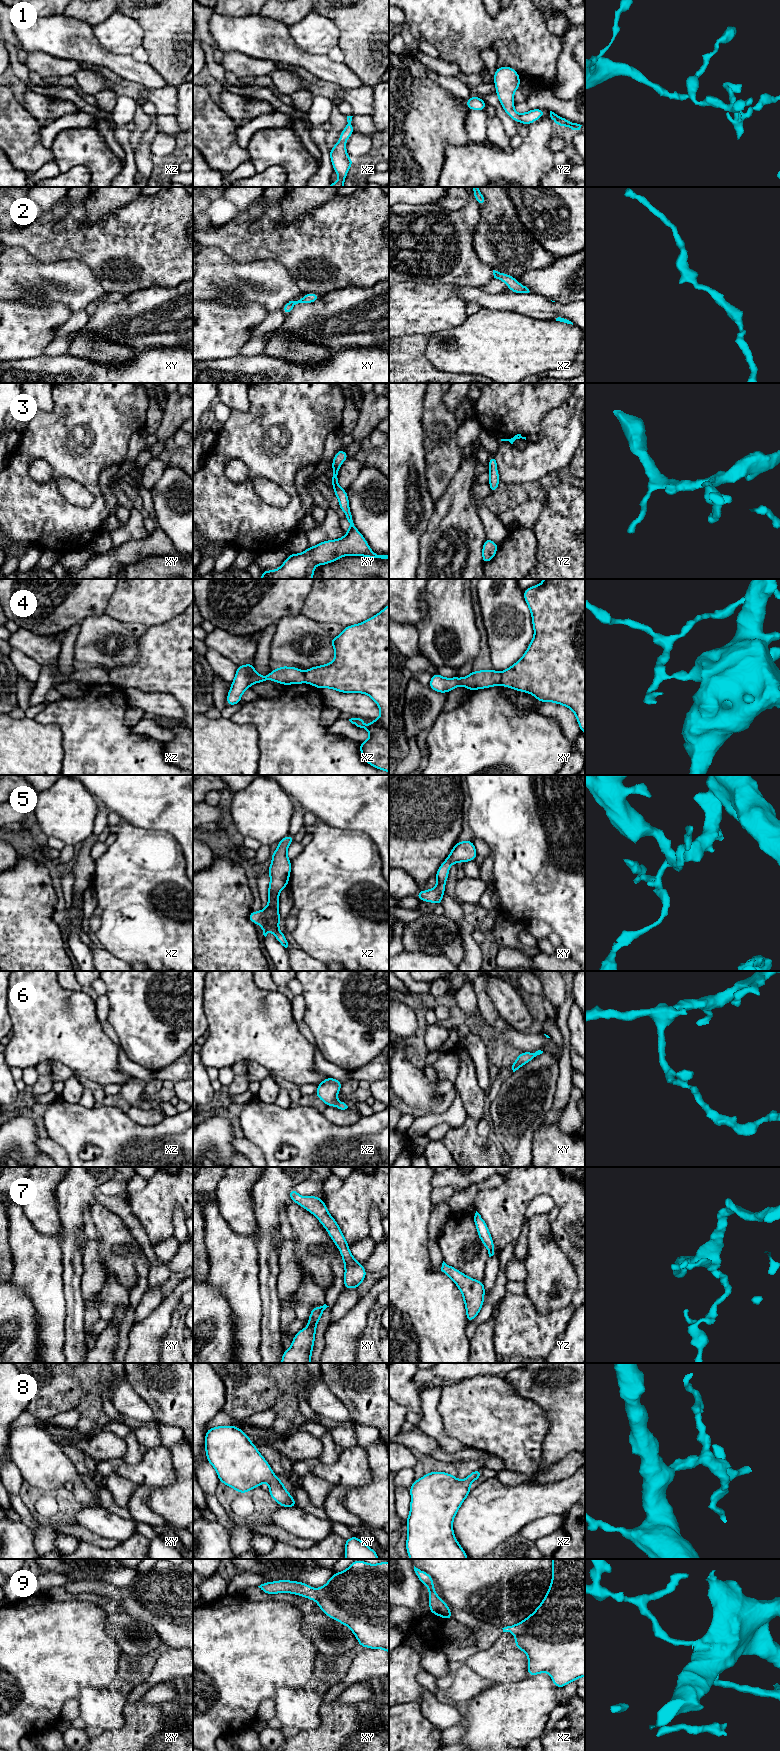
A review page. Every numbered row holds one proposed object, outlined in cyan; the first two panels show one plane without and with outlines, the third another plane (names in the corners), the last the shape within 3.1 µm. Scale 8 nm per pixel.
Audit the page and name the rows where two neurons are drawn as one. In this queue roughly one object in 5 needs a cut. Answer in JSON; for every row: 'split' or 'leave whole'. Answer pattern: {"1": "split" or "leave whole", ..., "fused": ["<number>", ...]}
{"1": "leave whole", "2": "leave whole", "3": "leave whole", "4": "split", "5": "leave whole", "6": "leave whole", "7": "leave whole", "8": "leave whole", "9": "leave whole", "fused": ["4"]}

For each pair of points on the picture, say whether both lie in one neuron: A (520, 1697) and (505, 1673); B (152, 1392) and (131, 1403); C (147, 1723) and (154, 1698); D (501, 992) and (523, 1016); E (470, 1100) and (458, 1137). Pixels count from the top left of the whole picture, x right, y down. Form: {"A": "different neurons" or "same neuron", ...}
{"A": "different neurons", "B": "different neurons", "C": "different neurons", "D": "same neuron", "E": "different neurons"}

